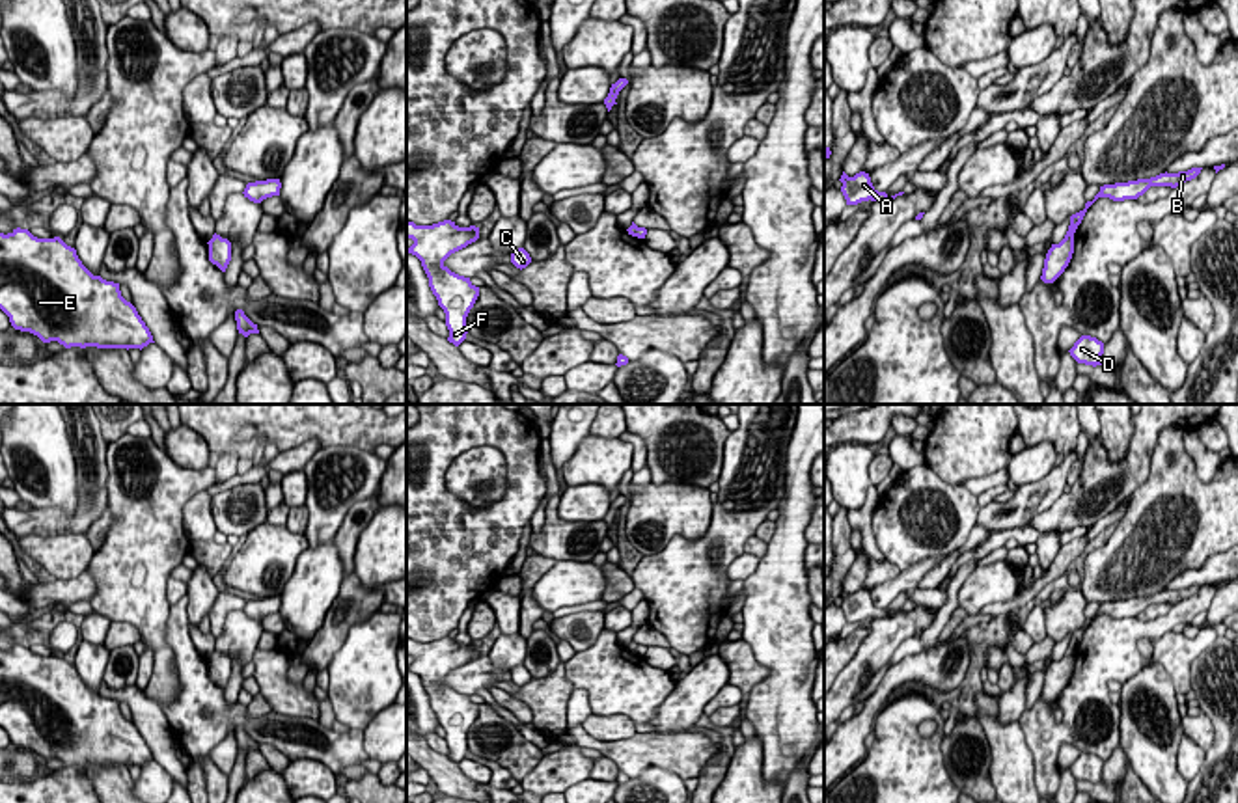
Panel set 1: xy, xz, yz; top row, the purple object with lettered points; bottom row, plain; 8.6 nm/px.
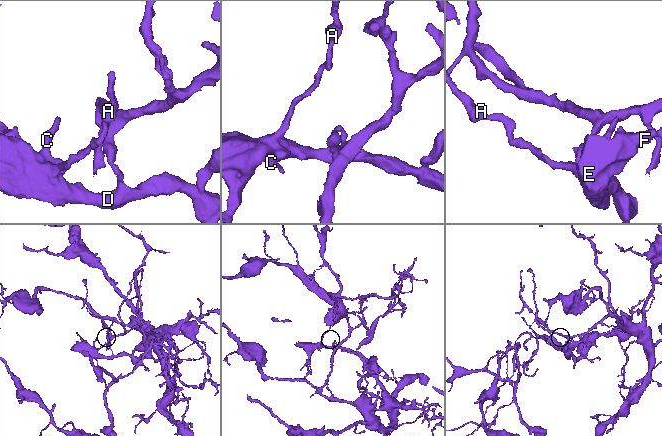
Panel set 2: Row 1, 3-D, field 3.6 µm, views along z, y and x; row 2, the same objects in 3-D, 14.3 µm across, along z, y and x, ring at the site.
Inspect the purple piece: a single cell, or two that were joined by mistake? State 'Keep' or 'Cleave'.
Cleave

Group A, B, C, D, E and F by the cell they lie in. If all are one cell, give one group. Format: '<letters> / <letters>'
A C D E F / B

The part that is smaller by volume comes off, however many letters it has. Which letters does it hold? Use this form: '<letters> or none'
A, C, D, E, F

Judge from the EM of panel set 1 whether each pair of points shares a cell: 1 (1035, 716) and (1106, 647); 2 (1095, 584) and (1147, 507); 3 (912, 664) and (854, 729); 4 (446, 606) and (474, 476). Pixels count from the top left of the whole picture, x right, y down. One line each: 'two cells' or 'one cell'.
1: one cell
2: one cell
3: one cell
4: two cells

